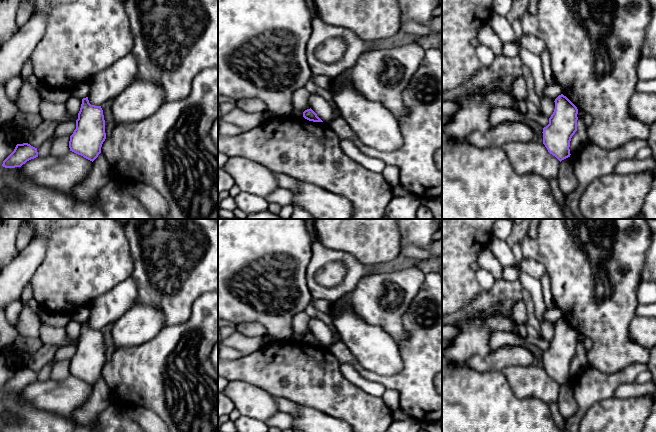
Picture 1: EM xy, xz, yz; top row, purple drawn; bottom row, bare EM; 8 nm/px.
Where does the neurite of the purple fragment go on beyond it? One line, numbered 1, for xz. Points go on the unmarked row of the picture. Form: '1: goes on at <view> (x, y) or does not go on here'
1: does not go on here

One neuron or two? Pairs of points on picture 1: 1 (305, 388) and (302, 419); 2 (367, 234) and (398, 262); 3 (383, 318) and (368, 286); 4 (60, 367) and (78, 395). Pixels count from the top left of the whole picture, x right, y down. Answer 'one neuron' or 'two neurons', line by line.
1: two neurons
2: two neurons
3: one neuron
4: two neurons

